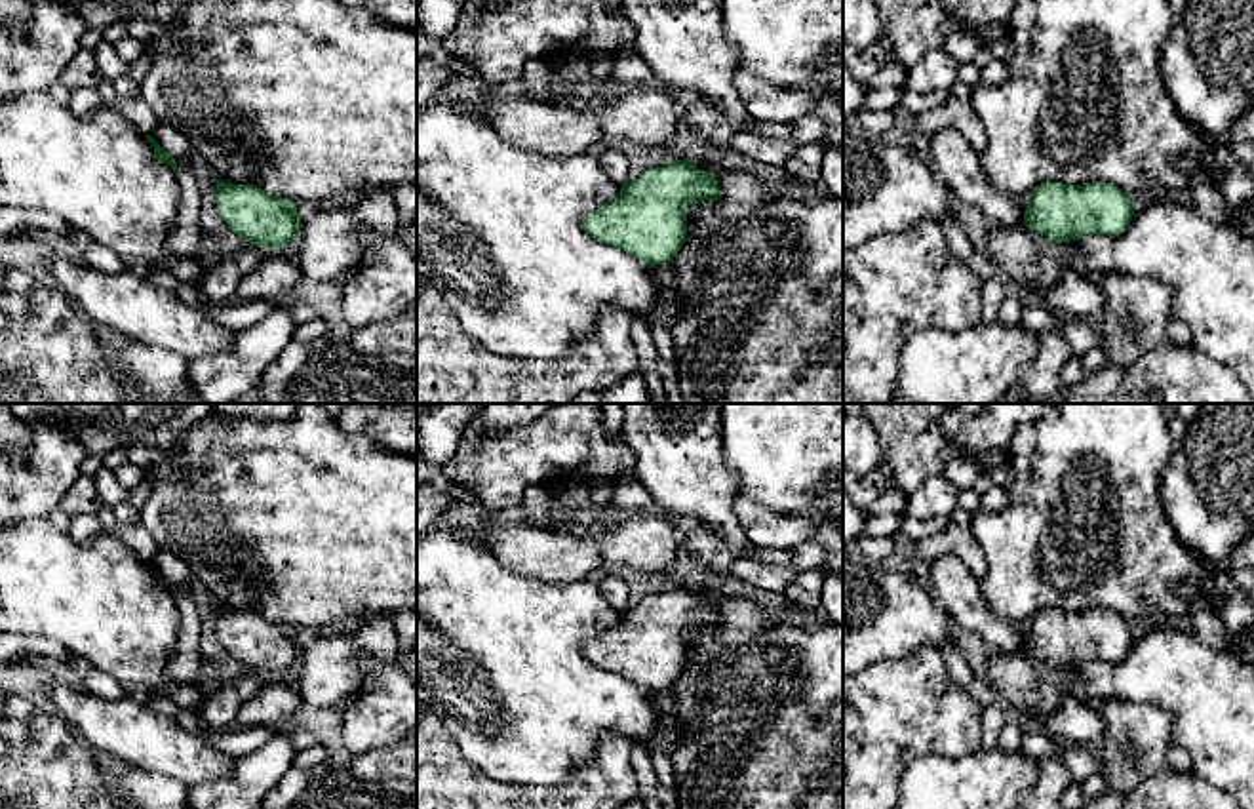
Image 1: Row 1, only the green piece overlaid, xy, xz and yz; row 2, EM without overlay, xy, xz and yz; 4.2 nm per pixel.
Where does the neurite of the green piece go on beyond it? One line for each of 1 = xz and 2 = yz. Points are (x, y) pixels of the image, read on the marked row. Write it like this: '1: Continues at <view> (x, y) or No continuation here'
1: No continuation here
2: No continuation here

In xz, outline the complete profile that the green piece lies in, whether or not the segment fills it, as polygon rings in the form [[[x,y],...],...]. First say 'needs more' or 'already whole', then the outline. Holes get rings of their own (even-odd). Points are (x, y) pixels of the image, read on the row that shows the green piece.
already whole; [[[668,160],[637,179],[622,185],[617,198],[601,204],[582,219],[584,230],[601,244],[618,247],[645,265],[668,265],[687,236],[687,207],[721,200],[715,173],[698,169],[695,162]]]

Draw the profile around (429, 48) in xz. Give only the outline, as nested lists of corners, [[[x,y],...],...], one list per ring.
[[[417,19],[417,65],[422,61],[434,61],[445,69],[460,69],[462,63],[453,57],[443,46],[443,40],[428,34]]]

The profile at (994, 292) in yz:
[[[991,276],[989,280],[982,282],[982,322],[991,324],[997,320],[999,306],[1007,297],[1005,286],[1001,278]]]

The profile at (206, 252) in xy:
[[[200,232],[200,242],[198,242],[196,249],[190,251],[188,255],[185,255],[185,257],[196,259],[196,261],[200,261],[204,266],[209,266],[209,265],[213,265],[215,261],[219,261],[221,255],[223,255],[223,251],[219,249],[219,246],[217,246],[211,238],[204,236],[204,234]]]

